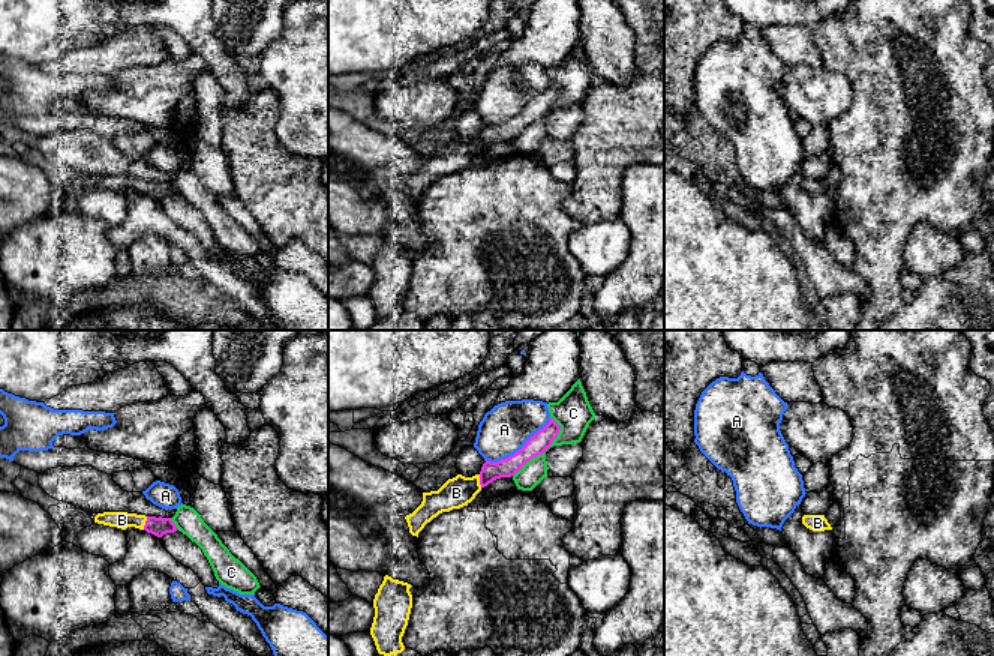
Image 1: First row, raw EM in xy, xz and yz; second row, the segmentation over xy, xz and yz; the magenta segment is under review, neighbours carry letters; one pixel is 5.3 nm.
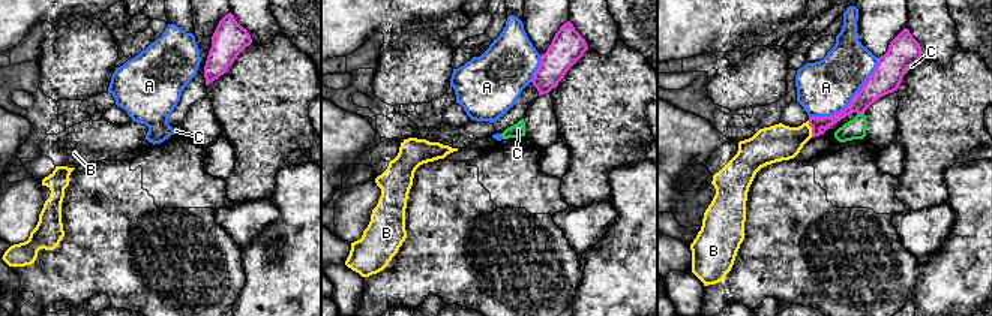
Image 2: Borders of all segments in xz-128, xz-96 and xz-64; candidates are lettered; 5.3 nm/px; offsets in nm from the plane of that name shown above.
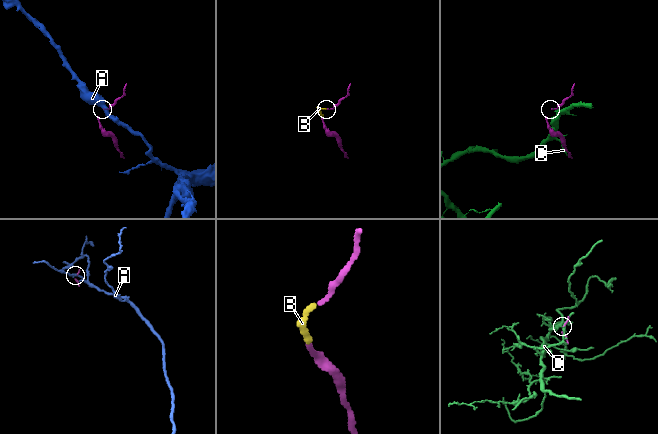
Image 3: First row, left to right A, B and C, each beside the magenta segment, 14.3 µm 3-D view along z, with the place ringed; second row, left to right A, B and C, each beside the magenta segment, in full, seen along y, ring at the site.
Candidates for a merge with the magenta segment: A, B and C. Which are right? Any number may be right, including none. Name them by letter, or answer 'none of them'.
B

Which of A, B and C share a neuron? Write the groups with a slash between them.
A / B / C

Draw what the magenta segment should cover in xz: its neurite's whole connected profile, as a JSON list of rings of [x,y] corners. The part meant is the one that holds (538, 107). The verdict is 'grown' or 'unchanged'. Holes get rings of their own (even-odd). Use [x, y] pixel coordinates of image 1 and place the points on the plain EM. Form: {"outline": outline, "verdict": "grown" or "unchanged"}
{"outline": [[[550,81],[549,87],[534,98],[514,119],[498,126],[486,125],[478,138],[472,141],[457,138],[448,143],[438,155],[423,156],[421,168],[405,180],[409,197],[418,201],[424,189],[439,177],[468,170],[493,144],[514,140],[528,125],[543,119],[559,95],[561,90]]], "verdict": "grown"}

